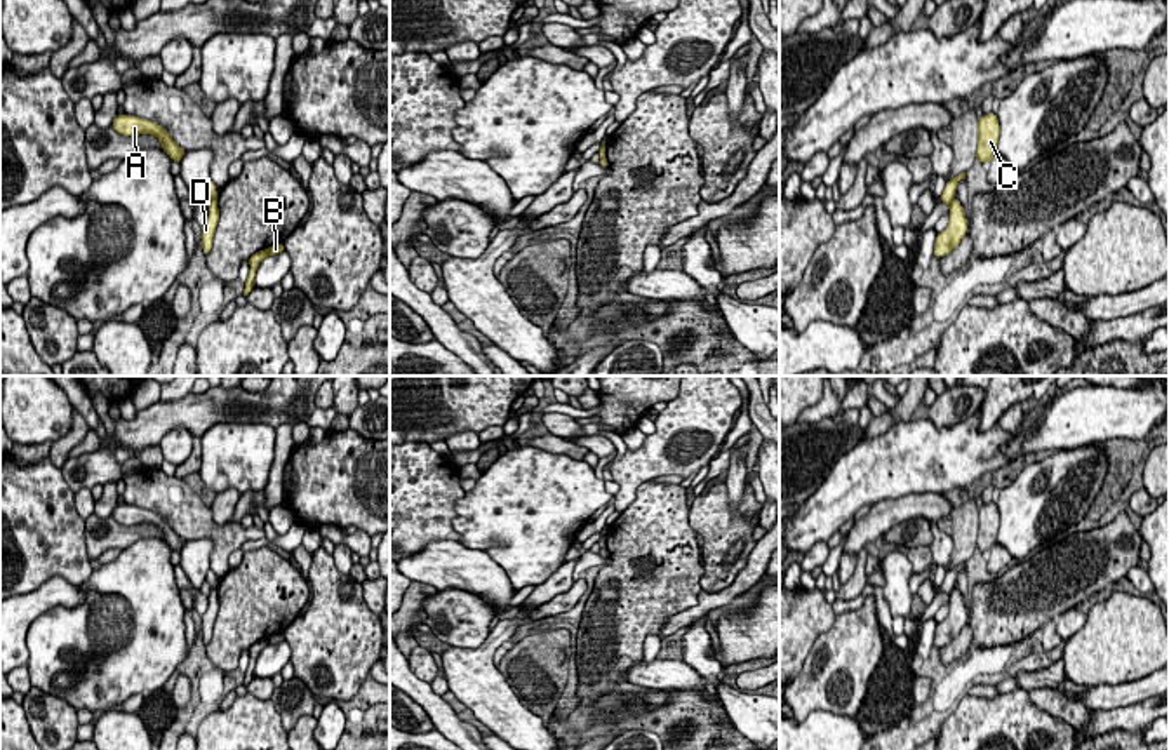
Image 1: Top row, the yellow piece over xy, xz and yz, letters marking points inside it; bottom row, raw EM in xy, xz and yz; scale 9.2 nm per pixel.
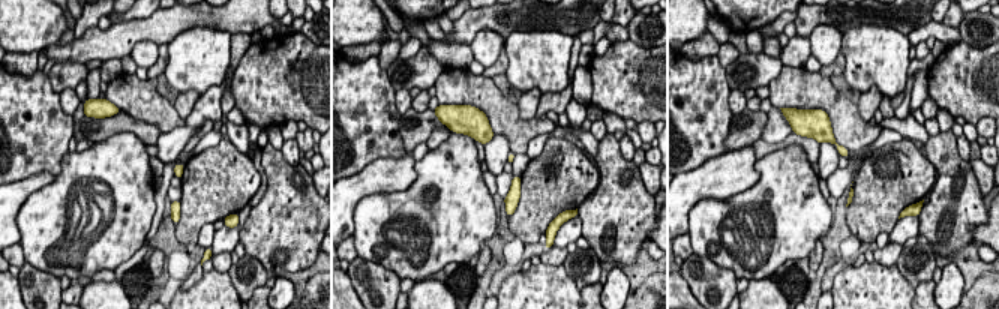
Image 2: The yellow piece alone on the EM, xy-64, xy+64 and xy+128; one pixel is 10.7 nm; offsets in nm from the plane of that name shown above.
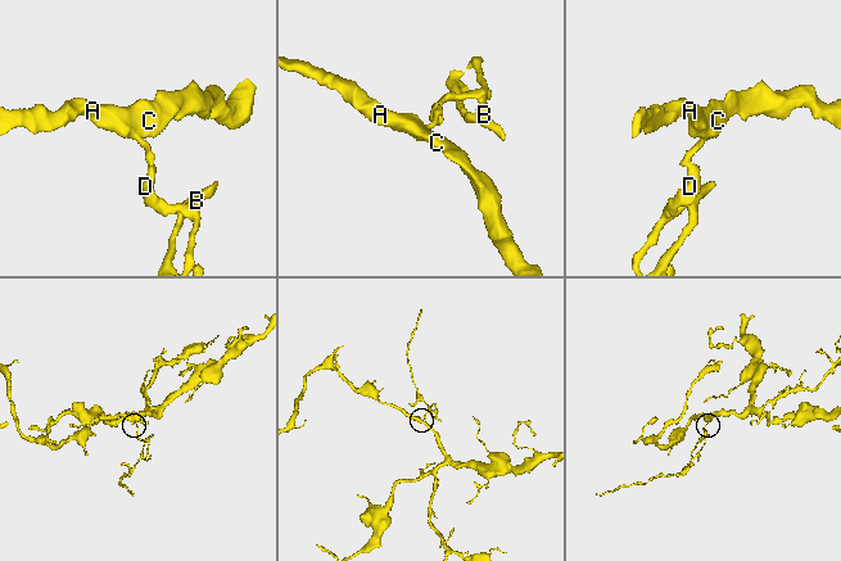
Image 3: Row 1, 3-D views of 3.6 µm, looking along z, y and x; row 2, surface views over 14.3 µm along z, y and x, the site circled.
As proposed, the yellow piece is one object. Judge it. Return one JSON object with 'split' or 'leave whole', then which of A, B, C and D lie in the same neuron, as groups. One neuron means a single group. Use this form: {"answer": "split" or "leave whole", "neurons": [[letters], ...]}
{"answer": "split", "neurons": [["A", "C"], ["B", "D"]]}

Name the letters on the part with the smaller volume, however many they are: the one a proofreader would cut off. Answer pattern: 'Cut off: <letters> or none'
Cut off: B, D

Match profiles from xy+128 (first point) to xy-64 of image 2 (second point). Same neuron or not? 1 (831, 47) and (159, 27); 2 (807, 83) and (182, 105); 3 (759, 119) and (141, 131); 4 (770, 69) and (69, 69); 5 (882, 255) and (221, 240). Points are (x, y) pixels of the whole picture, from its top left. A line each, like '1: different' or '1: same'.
1: different
2: different
3: same
4: same
5: different

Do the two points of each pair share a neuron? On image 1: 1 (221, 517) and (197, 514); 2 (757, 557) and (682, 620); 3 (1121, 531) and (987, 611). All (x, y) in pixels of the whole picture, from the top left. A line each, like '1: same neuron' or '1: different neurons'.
1: different neurons
2: same neuron
3: same neuron

